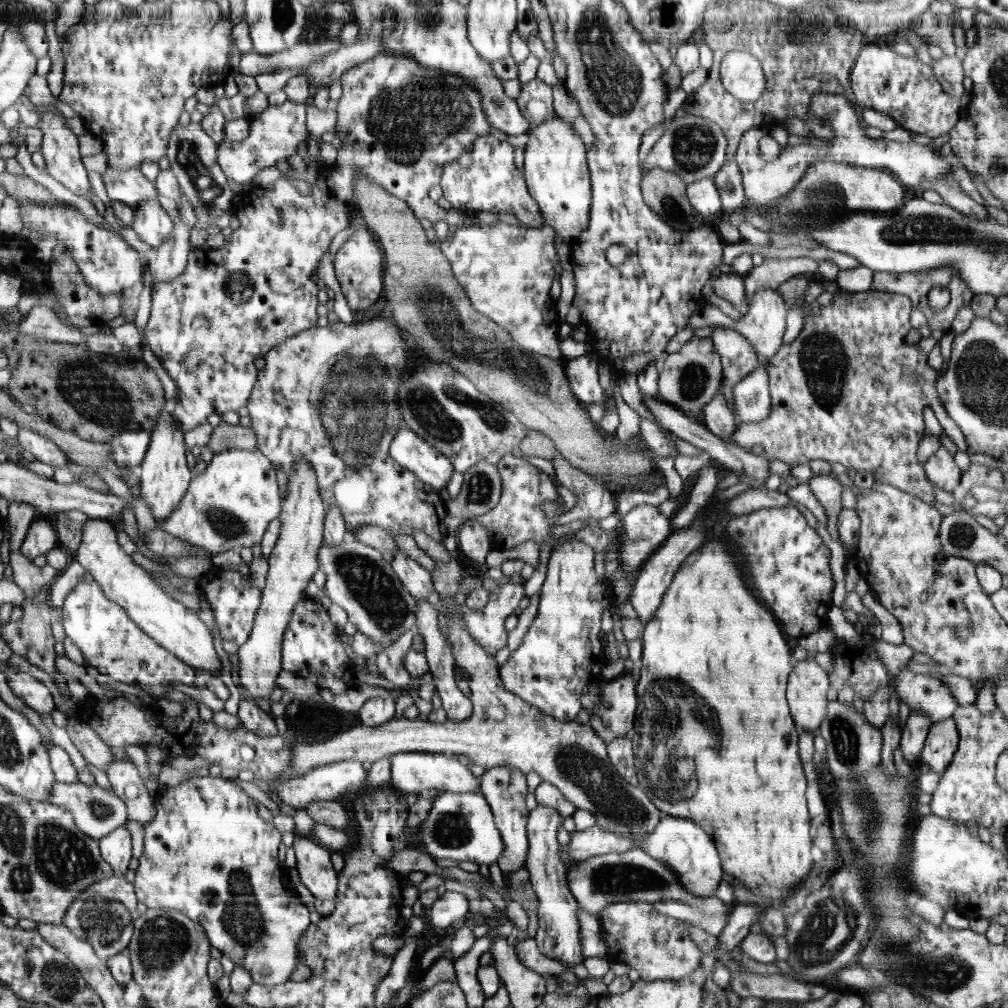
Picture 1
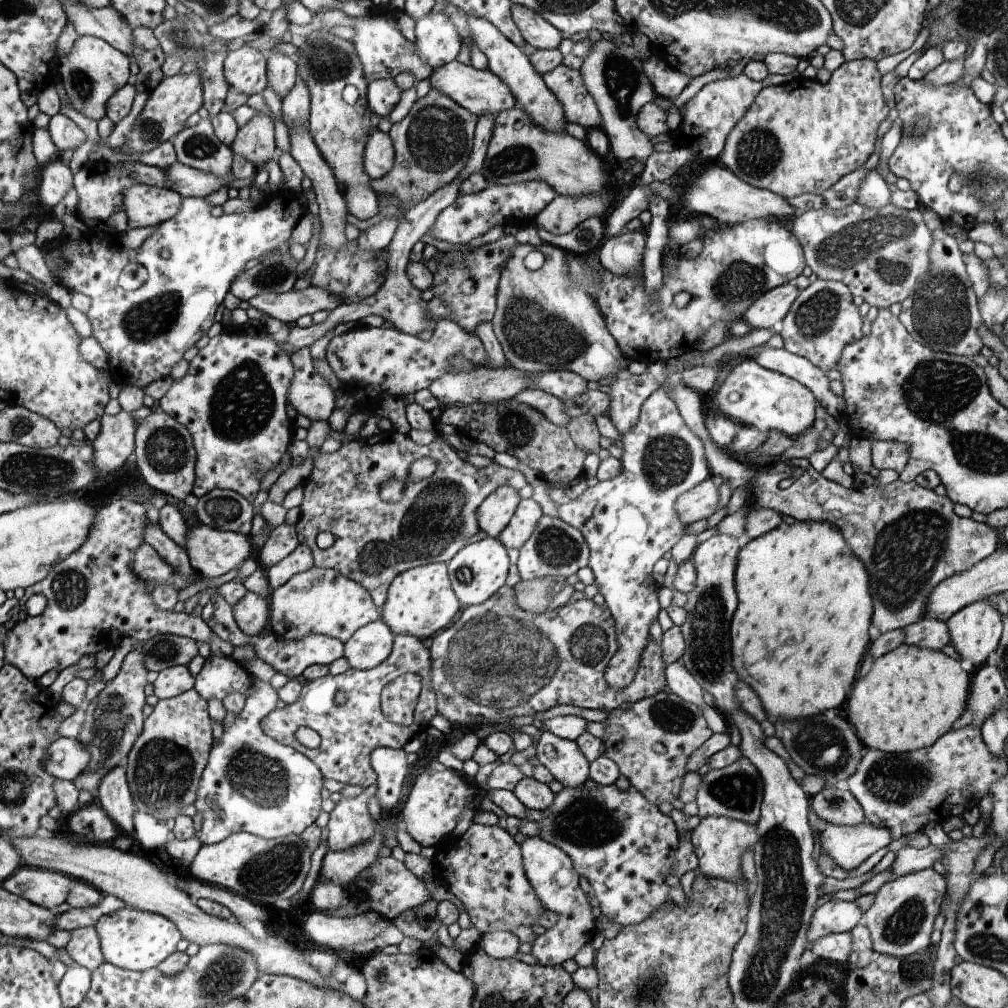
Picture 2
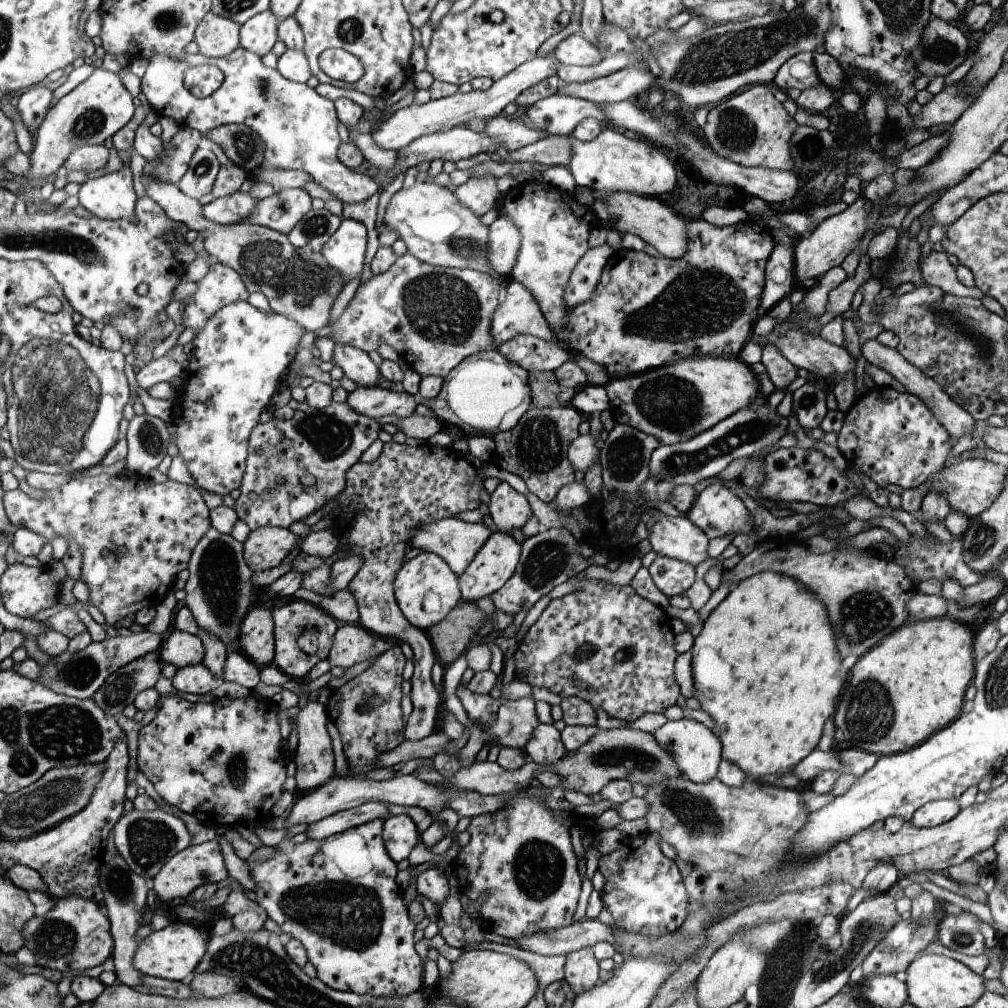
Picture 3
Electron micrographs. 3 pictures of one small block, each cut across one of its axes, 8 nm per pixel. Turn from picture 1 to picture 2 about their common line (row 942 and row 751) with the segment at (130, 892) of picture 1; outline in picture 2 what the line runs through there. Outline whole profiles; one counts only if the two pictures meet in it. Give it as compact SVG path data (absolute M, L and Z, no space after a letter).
M143 648L130 651L123 660L121 669L110 684L89 704L85 705L86 719L78 738L89 748L91 762L86 770L74 781L79 790L88 790L96 800L96 792L102 784L102 778L111 772L116 765L125 763L130 750L132 750L139 734L142 732L144 714L142 708L146 704L144 700L144 688L146 688L146 676L148 670L144 665Z

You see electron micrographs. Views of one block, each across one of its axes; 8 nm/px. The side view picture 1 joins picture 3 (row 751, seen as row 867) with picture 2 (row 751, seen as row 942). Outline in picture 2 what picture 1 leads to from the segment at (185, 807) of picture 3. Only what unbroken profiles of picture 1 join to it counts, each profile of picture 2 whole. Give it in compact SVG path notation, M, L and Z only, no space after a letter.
M256 679L246 692L245 705L228 728L224 728L222 738L215 742L211 750L211 760L203 770L194 806L202 816L199 839L202 845L223 841L232 833L247 832L265 839L285 837L289 834L301 835L322 812L322 788L324 780L319 765L294 747L278 743L264 732L262 722L267 714L276 710L278 696L271 683Z

